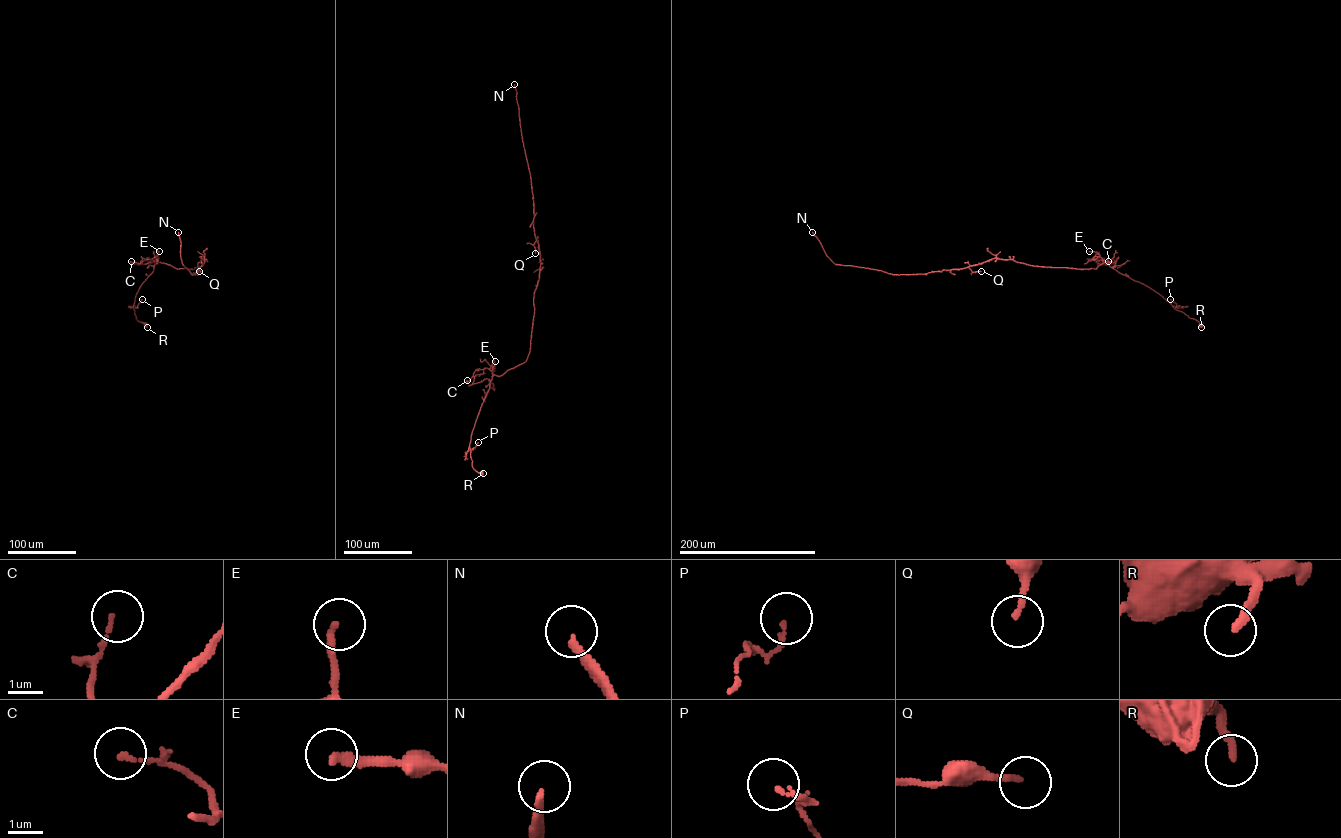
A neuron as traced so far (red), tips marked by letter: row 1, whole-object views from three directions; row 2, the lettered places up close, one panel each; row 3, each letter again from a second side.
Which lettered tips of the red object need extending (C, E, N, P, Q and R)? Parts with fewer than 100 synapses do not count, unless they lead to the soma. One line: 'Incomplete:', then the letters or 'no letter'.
Incomplete: N

